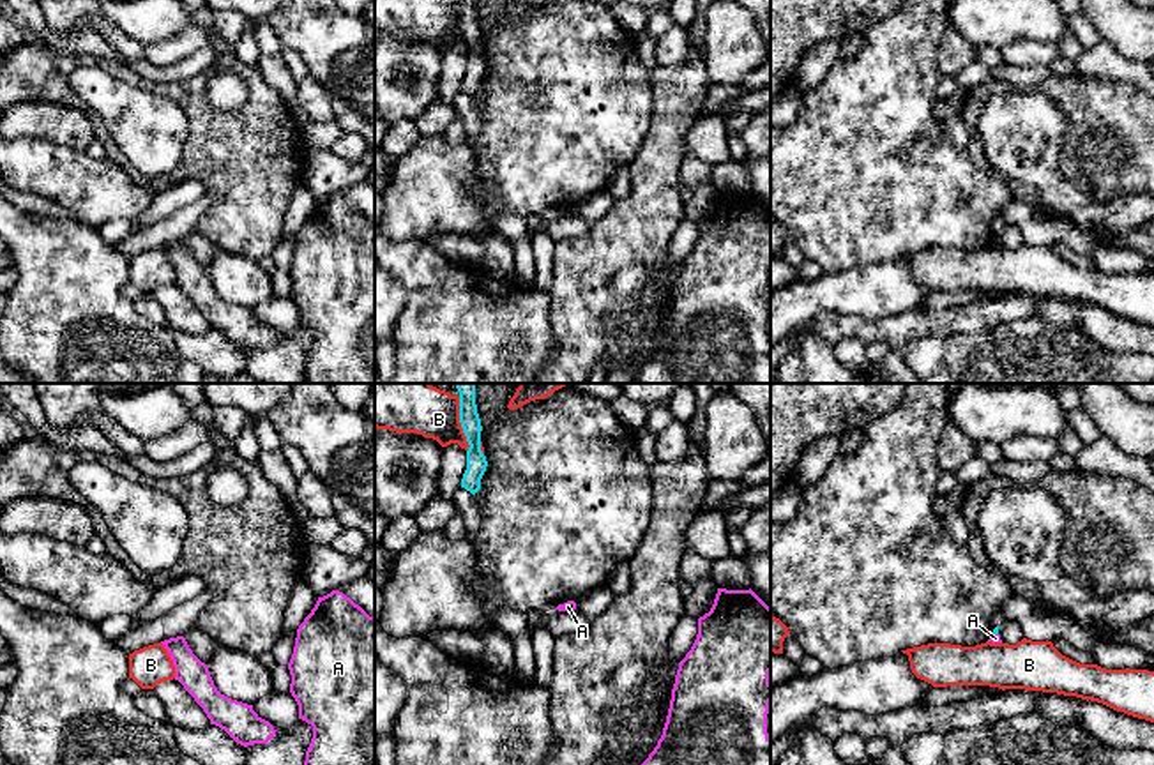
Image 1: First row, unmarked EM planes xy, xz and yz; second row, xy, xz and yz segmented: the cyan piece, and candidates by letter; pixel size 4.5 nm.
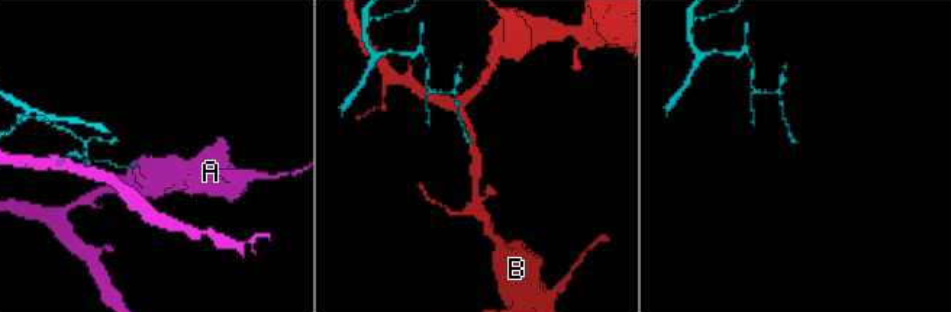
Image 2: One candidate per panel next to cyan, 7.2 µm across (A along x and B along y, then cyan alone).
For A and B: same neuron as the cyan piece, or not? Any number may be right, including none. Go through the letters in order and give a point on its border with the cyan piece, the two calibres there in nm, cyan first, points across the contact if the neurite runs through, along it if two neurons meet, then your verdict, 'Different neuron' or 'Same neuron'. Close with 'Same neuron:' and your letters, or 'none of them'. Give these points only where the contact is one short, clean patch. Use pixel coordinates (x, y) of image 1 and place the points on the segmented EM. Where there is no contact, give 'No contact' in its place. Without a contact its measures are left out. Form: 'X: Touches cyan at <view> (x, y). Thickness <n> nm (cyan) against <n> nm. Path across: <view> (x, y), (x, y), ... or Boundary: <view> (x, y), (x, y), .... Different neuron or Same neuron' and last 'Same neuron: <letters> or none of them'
A: Touches cyan at yz (994, 633). Thickness 30 nm (cyan) against 50 nm. Boundary: yz (997, 633), (992, 636). Different neuron
B: Touches cyan at xz (462, 424). Thickness 100 nm (cyan) against 260 nm. Different neuron
Same neuron: none of them

